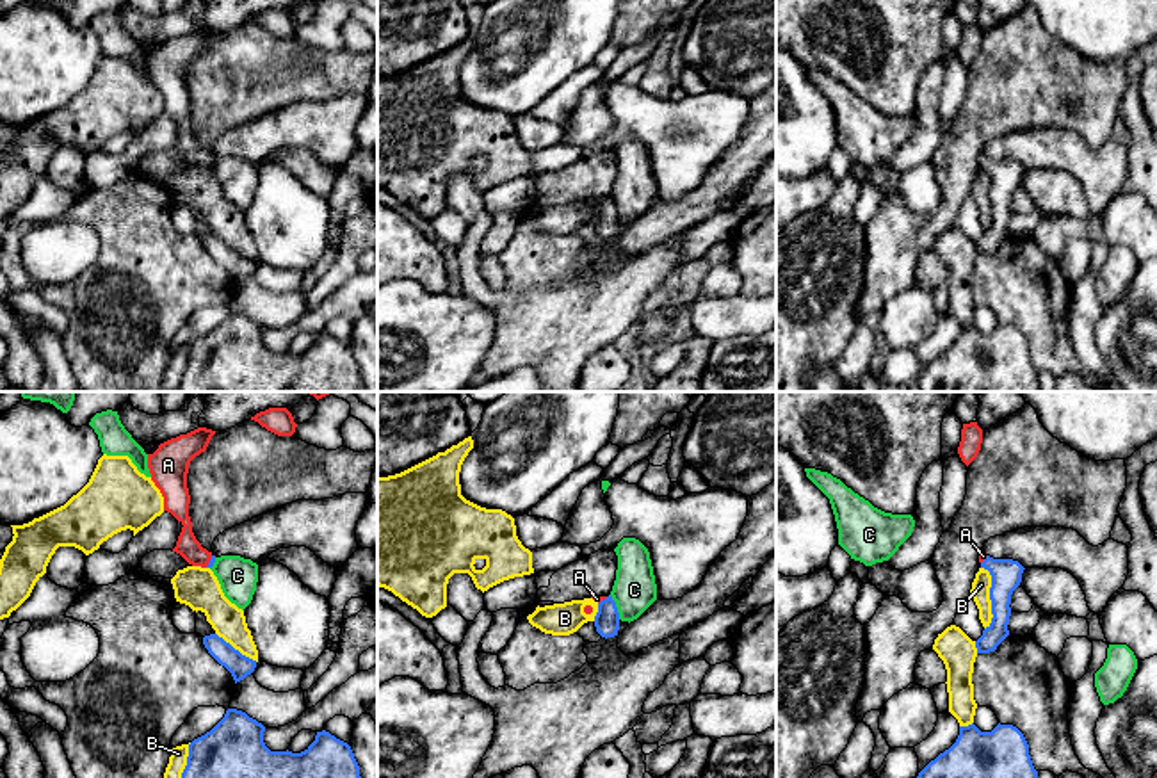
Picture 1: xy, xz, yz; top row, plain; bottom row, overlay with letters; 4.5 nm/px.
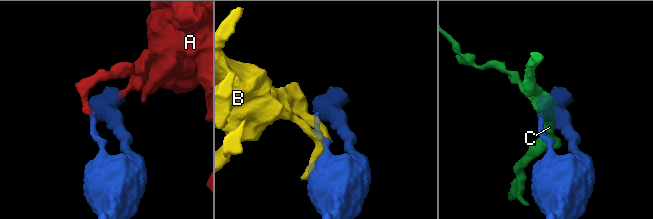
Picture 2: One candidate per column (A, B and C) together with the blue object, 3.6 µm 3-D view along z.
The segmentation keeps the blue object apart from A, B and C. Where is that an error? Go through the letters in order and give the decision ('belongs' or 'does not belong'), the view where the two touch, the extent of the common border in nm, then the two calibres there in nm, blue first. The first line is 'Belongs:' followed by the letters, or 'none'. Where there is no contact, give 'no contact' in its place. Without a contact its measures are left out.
Belongs: none
A: does not belong; meets blue in xy; contact 70 nm long; 20 nm thick on the blue side, 100 nm on the other
B: does not belong; meets blue in yz; contact 280 nm long; 140 nm thick on the blue side, 90 nm on the other
C: does not belong; meets blue in xz; contact 120 nm long; 110 nm thick on the blue side, 200 nm on the other

